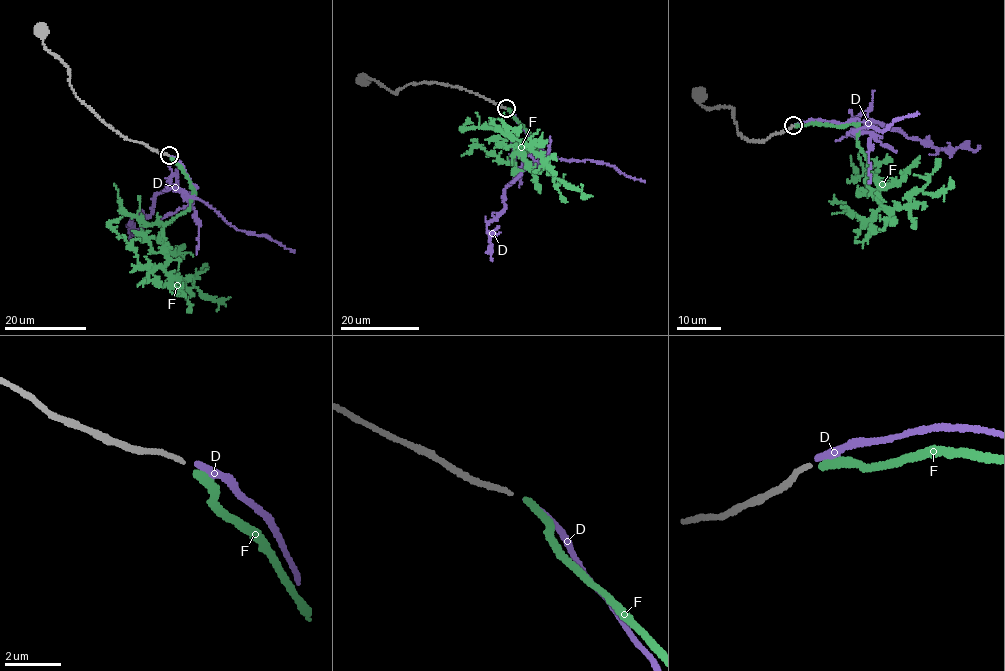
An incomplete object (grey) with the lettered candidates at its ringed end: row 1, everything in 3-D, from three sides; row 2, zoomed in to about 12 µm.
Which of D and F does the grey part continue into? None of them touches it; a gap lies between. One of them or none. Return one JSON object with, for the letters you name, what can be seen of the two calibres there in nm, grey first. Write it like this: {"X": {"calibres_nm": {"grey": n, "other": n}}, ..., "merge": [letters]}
{"D": {"calibres_nm": {"grey": 160, "other": 220}}, "merge": ["D"]}

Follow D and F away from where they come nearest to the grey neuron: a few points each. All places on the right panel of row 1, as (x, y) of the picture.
D: (794, 124), (857, 119), (867, 121), (858, 131), (873, 122), (935, 148), (980, 148)
F: (795, 125), (854, 124), (883, 207), (905, 206), (920, 189), (935, 194), (945, 189), (949, 177)

